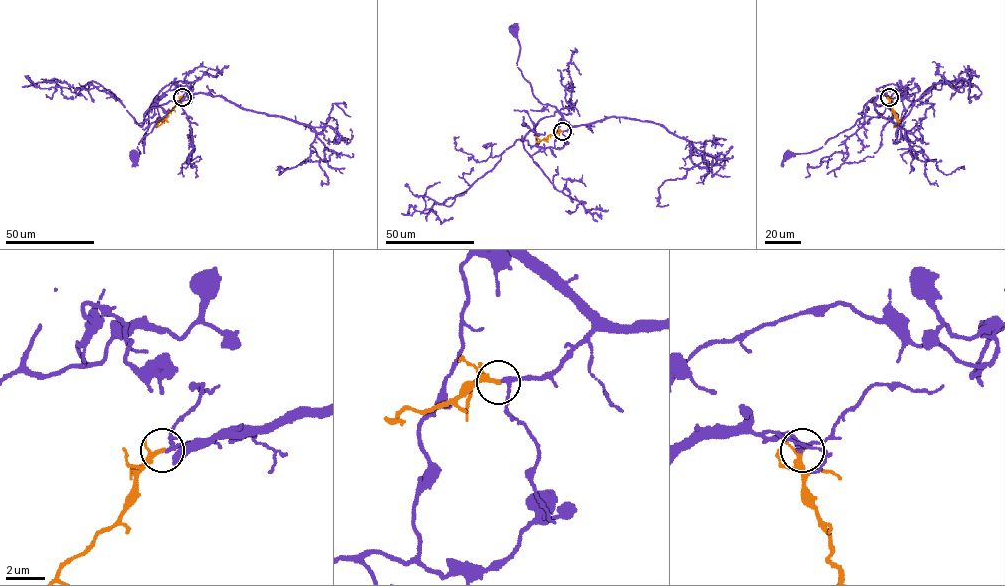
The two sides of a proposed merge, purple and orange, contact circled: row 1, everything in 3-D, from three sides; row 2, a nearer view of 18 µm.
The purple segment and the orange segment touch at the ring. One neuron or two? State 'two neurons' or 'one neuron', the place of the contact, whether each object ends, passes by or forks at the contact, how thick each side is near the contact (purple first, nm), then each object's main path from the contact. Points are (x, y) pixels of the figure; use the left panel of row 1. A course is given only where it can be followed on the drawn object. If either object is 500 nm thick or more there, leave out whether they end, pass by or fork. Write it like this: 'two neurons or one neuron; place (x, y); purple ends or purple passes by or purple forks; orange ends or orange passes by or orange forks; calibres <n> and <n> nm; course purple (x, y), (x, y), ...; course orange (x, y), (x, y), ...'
one neuron; place (182, 97); purple passes by; orange passes by; calibres 180 and 190 nm; course purple (182, 97), (191, 95), (158, 121), (139, 142), (140, 153), (133, 155); course orange (182, 97), (164, 122), (156, 127)

